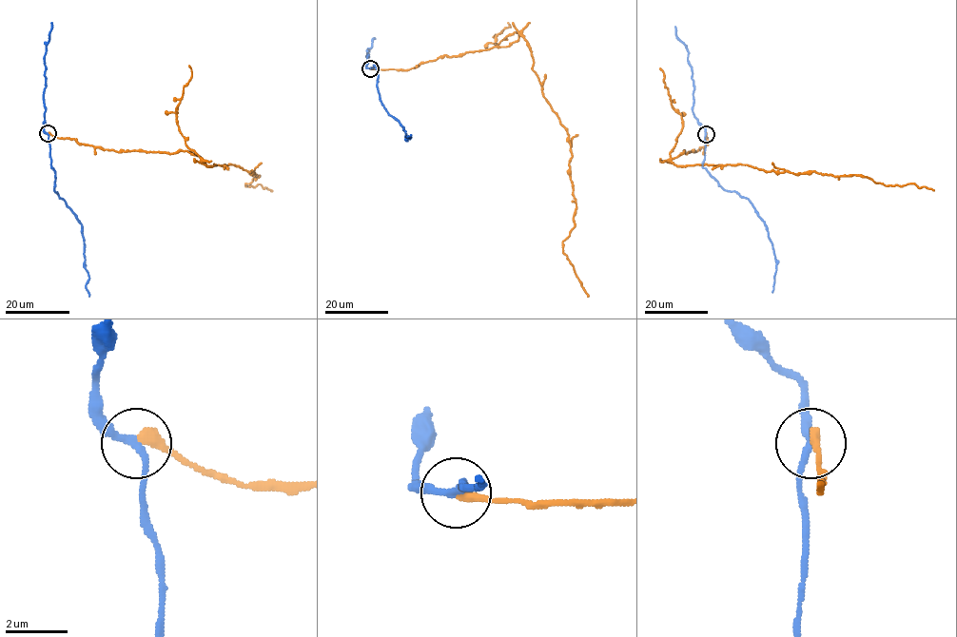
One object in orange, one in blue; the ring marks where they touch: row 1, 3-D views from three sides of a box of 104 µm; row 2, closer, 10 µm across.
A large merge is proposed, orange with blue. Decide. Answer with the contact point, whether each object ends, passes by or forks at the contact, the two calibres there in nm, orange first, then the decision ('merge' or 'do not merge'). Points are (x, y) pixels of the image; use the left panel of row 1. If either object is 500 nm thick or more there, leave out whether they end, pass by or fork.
(48, 133) | orange ends | blue passes by | 340/200 nm | do not merge

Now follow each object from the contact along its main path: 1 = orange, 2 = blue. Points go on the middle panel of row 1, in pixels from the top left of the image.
1: (370, 68), (406, 70), (523, 35), (543, 96), (568, 135), (576, 212), (562, 252), (587, 297)
2: (370, 68), (374, 65), (378, 70), (377, 86), (384, 108), (403, 126), (407, 139), (411, 134)

